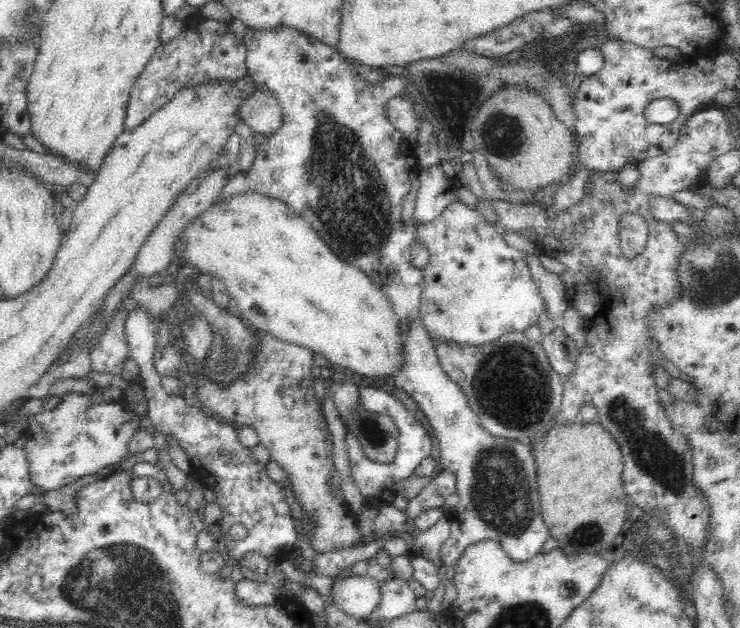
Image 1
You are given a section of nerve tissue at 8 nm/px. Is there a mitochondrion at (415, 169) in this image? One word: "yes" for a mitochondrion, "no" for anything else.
no

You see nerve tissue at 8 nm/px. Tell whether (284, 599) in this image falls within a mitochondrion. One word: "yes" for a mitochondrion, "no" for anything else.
no

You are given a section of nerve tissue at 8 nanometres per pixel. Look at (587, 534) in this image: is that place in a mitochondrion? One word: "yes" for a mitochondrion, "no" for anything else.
yes

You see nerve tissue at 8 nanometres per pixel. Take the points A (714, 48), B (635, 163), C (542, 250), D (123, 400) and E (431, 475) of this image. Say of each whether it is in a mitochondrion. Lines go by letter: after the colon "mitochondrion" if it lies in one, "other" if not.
A: other
B: other
C: other
D: other
E: other

